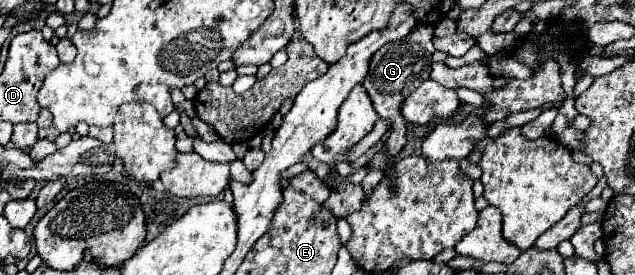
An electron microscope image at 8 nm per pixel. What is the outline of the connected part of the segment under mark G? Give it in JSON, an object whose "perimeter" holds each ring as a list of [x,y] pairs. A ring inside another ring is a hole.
{"perimeter":[[[429,26],[429,38],[423,32],[413,32],[407,38],[401,38],[397,42],[381,46],[373,54],[367,78],[363,80],[363,88],[367,90],[379,118],[391,122],[391,134],[389,134],[389,138],[385,142],[385,148],[387,148],[387,152],[391,156],[395,156],[405,146],[405,132],[407,132],[405,124],[407,122],[405,122],[405,118],[401,114],[401,104],[405,102],[405,98],[409,94],[413,94],[421,86],[423,80],[429,78],[429,72],[431,72],[431,64],[433,64],[431,56],[435,52],[433,42],[431,42],[431,32],[433,32],[433,26]],[[419,48],[421,48],[421,52],[419,52]]]}

